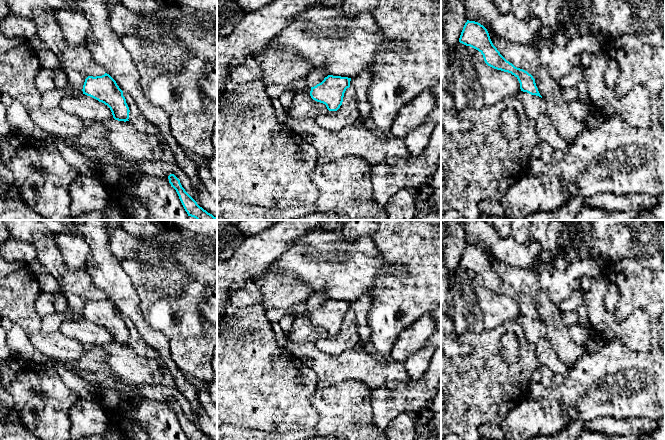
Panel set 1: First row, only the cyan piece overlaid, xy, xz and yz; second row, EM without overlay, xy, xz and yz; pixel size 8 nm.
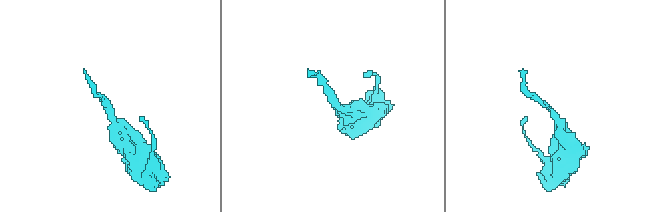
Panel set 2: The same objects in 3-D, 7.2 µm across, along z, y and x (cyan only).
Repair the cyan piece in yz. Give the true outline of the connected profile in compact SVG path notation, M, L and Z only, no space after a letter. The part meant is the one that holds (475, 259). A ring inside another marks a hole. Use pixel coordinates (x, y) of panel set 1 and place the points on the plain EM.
M467 244L461 256L459 266L478 274L483 279L484 285L488 290L514 299L520 307L521 315L542 322L533 300L527 295L515 291L500 278L483 249Z

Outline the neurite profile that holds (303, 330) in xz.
M298 316L294 319L291 330L287 333L288 340L298 343L314 343L329 336L326 329L313 324L308 317Z

